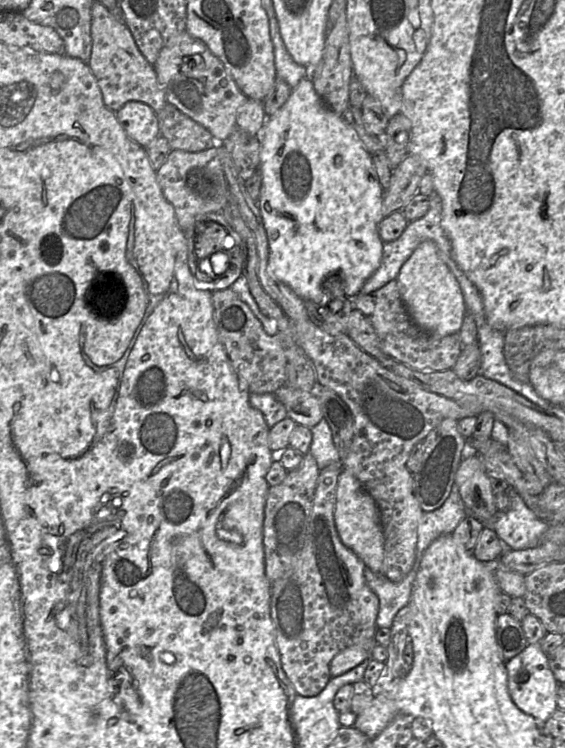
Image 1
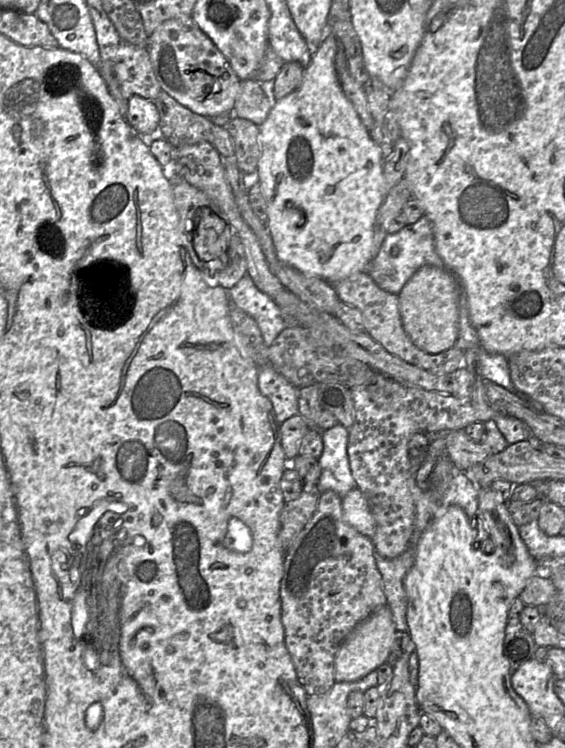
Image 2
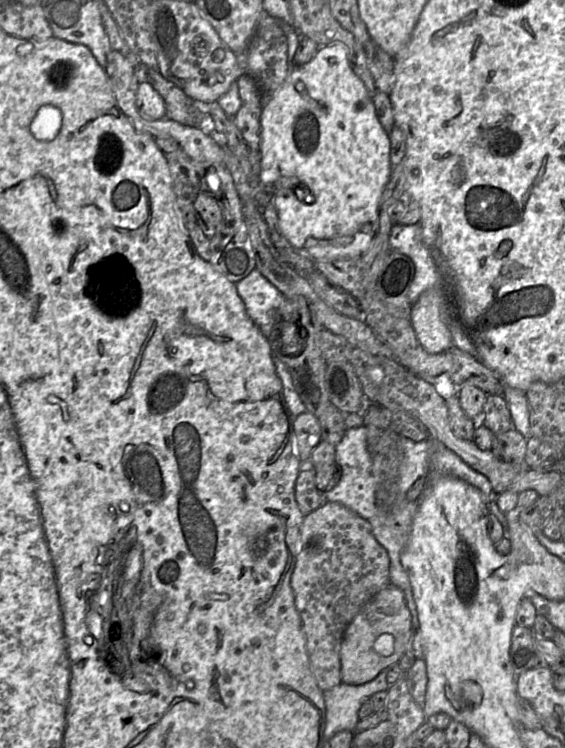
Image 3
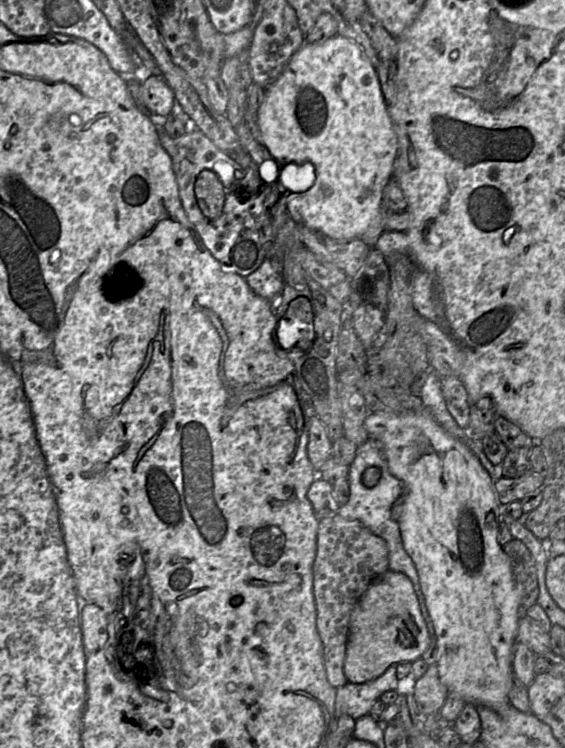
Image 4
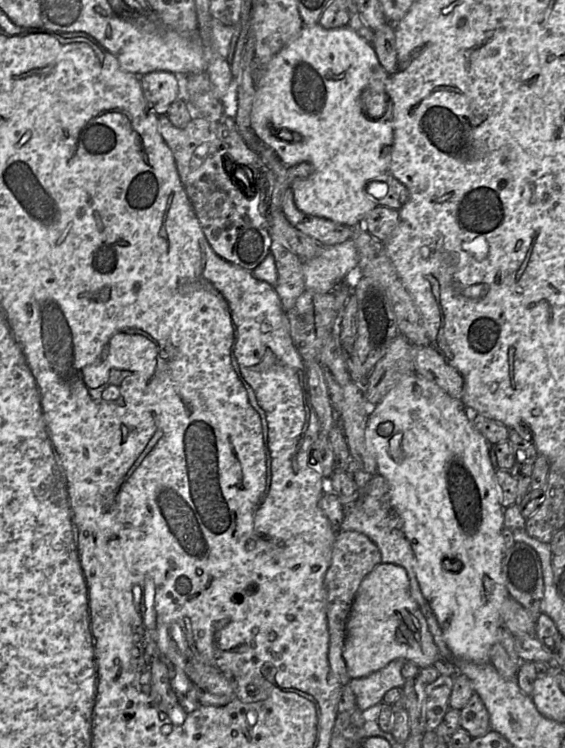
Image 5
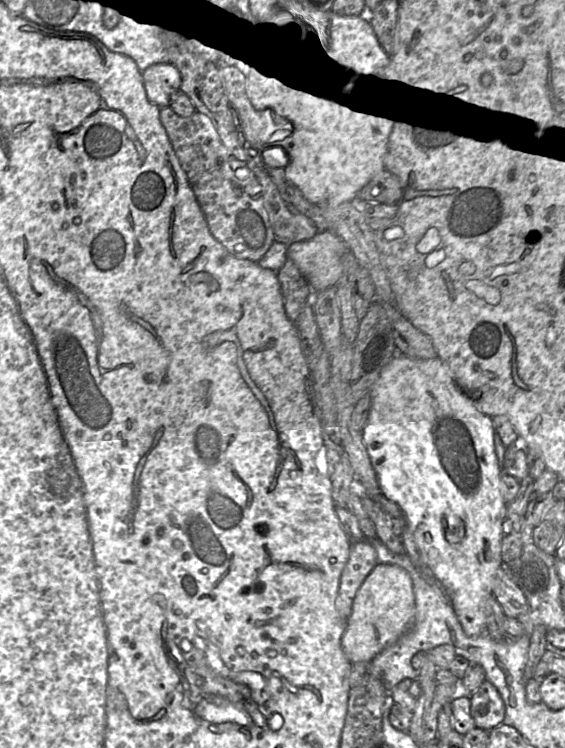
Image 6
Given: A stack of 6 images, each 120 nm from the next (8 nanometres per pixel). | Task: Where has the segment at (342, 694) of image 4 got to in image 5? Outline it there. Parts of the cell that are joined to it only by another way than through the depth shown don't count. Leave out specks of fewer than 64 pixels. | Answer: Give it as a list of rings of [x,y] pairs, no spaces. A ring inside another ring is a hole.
[[[395,659],[382,669],[362,678],[350,679],[357,707],[365,711],[383,702],[384,695],[392,688],[403,687],[406,679],[402,676],[402,667],[407,662]]]

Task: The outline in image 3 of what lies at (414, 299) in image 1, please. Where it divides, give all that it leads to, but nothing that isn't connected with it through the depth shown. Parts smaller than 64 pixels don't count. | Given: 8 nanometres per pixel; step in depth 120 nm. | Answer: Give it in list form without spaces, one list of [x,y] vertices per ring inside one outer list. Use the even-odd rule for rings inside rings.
[[[442,288],[428,289],[411,307],[411,324],[419,343],[429,354],[450,352],[453,347],[442,293]]]

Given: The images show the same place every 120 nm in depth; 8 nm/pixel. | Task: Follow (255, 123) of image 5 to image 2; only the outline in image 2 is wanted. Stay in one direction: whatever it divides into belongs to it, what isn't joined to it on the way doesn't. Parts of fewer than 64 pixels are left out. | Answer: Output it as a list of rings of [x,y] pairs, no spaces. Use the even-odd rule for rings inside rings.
[[[326,24],[322,30],[321,42],[312,49],[310,64],[304,69],[303,77],[296,89],[283,98],[275,101],[266,120],[260,127],[260,157],[256,172],[259,184],[267,204],[268,226],[272,235],[278,259],[301,271],[307,276],[322,278],[330,284],[335,284],[354,274],[367,272],[372,262],[374,246],[374,222],[378,210],[386,196],[386,181],[383,174],[384,159],[381,150],[372,141],[369,132],[362,124],[351,102],[344,95],[335,69],[335,56],[338,50],[338,40],[332,27]]]

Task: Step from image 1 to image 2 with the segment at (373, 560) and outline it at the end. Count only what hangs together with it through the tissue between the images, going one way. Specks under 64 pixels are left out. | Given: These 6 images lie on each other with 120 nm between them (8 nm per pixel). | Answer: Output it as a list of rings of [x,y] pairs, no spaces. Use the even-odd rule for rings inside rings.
[[[359,488],[350,490],[342,497],[342,510],[344,520],[361,534],[373,538],[376,523],[369,503]]]

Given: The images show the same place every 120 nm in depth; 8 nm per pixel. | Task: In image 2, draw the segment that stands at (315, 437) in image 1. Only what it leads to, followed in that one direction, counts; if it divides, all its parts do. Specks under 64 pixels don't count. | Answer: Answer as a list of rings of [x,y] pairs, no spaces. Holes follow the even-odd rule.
[[[340,424],[321,432],[323,452],[318,458],[321,475],[318,490],[336,492],[341,498],[357,487],[347,453],[349,429]]]

